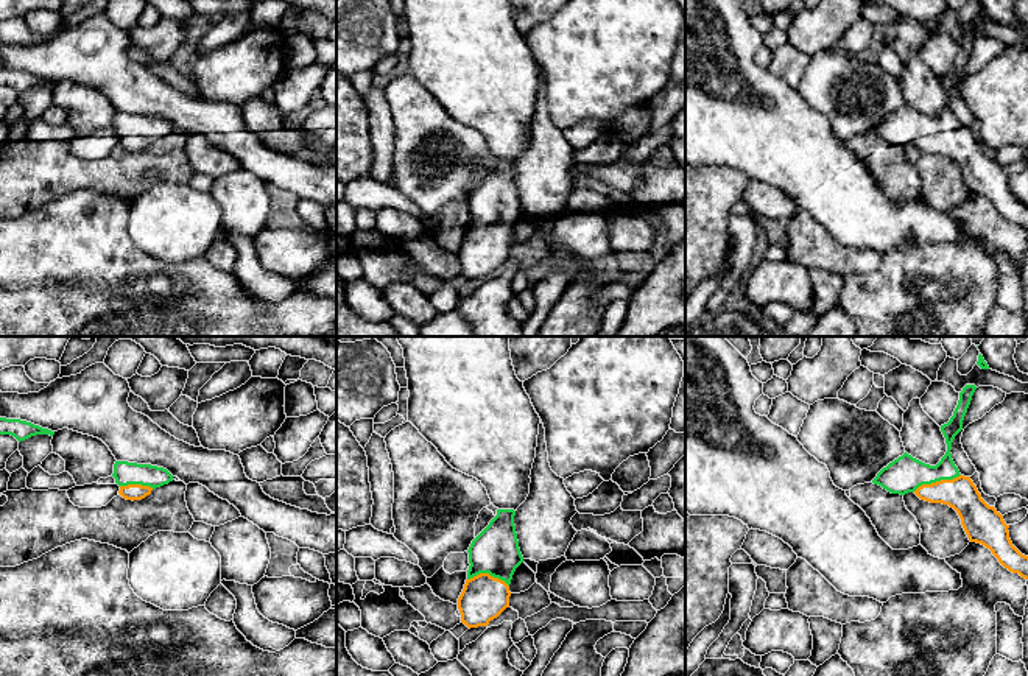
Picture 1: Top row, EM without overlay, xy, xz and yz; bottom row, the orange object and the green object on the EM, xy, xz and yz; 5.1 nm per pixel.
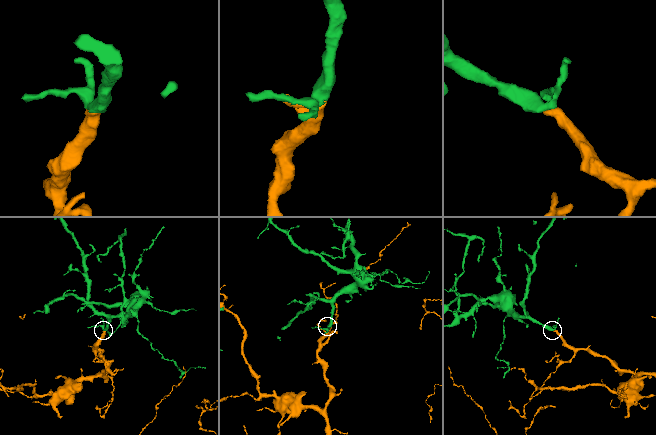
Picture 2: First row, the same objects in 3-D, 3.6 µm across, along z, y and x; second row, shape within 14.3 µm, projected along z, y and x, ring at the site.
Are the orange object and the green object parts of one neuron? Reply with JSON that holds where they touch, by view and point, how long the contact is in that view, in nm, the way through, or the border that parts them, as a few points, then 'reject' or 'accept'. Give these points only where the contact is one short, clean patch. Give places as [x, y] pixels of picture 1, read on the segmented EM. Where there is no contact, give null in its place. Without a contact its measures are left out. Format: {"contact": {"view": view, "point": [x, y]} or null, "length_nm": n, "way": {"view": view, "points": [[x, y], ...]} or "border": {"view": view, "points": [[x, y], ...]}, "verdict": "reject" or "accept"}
{"contact": {"view": "yz", "point": [936, 482]}, "length_nm": 260, "way": {"view": "yz", "points": [[961, 494], [936, 482], [925, 482], [905, 474]]}, "verdict": "accept"}

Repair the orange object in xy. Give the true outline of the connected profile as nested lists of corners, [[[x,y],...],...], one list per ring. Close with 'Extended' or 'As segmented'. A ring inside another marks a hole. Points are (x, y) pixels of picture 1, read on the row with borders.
[[[115,461],[112,477],[120,486],[118,494],[132,502],[142,500],[150,495],[153,489],[173,481],[173,475],[164,467],[128,461]]]. Extended

